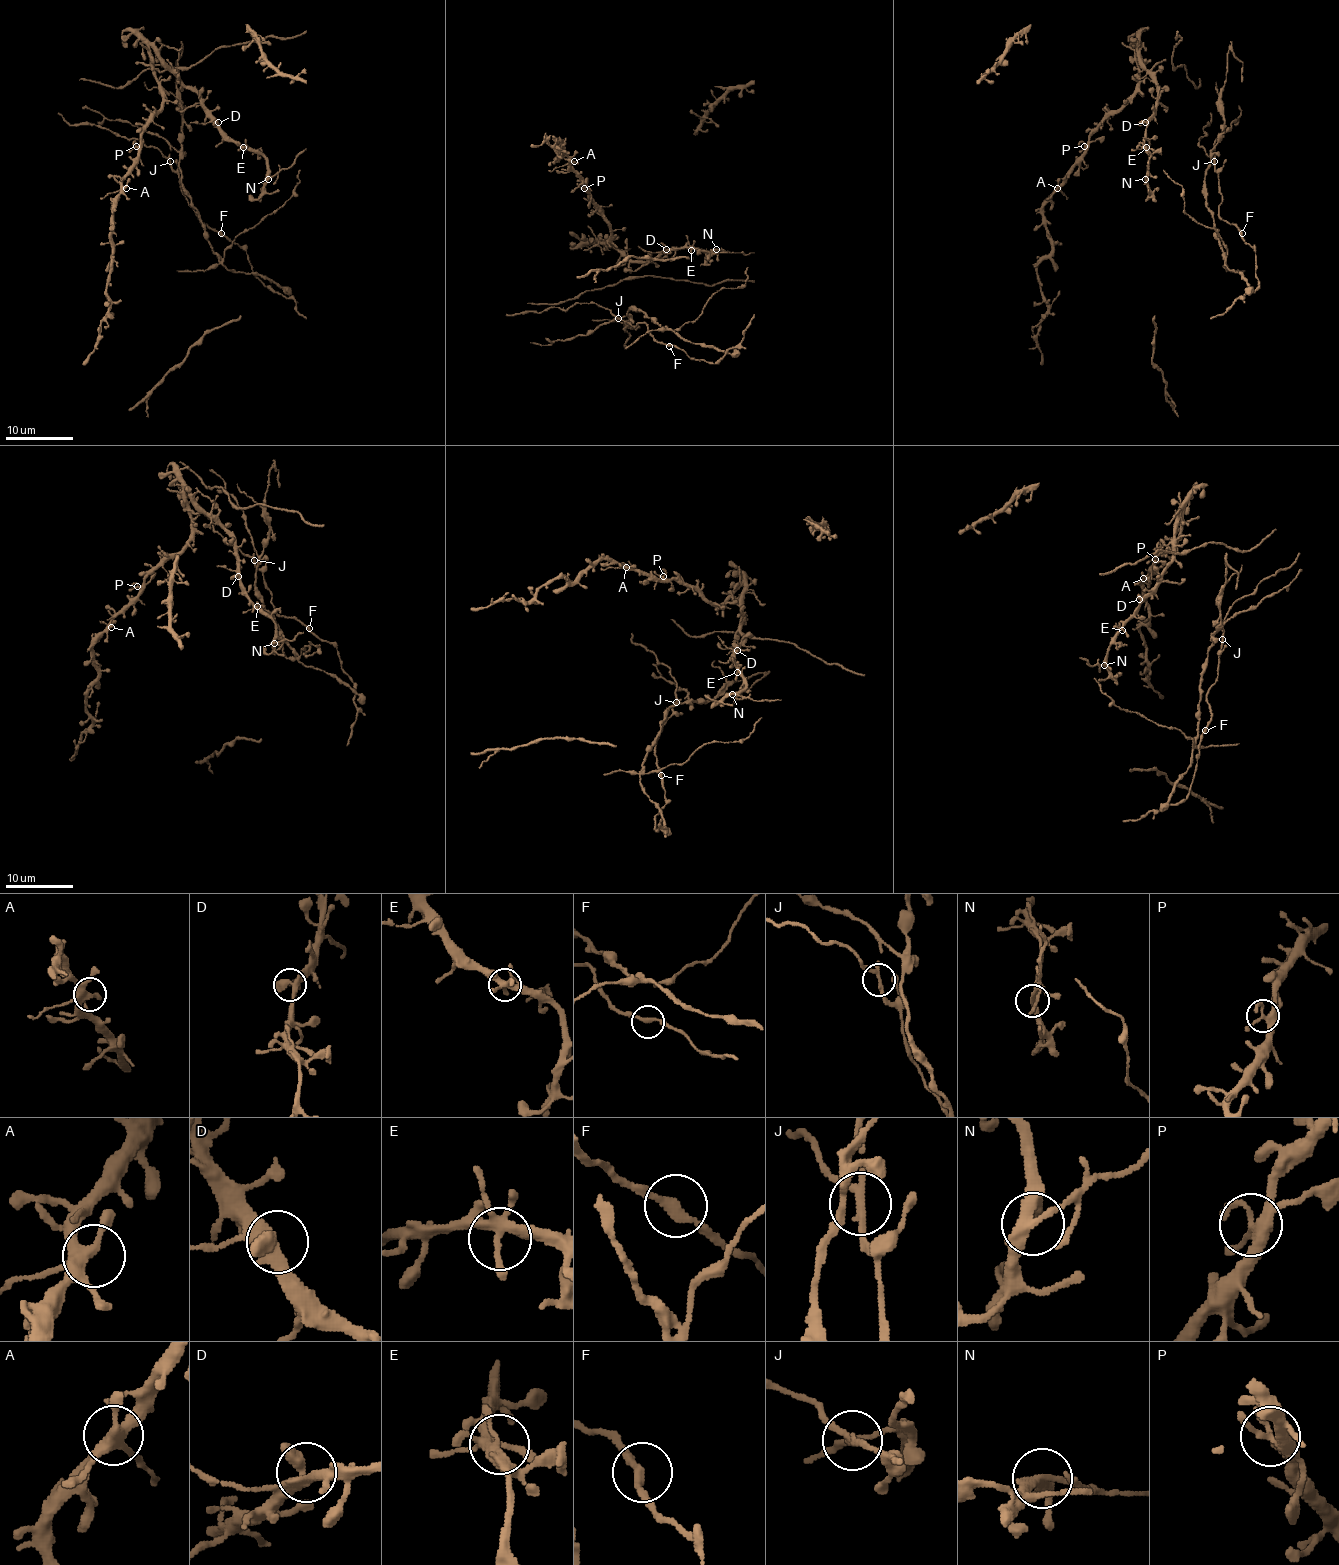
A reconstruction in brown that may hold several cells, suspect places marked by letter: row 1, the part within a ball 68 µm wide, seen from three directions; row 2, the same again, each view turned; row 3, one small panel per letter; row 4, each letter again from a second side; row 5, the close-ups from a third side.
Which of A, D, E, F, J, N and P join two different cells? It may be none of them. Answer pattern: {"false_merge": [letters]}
{"false_merge": ["J", "N"]}

